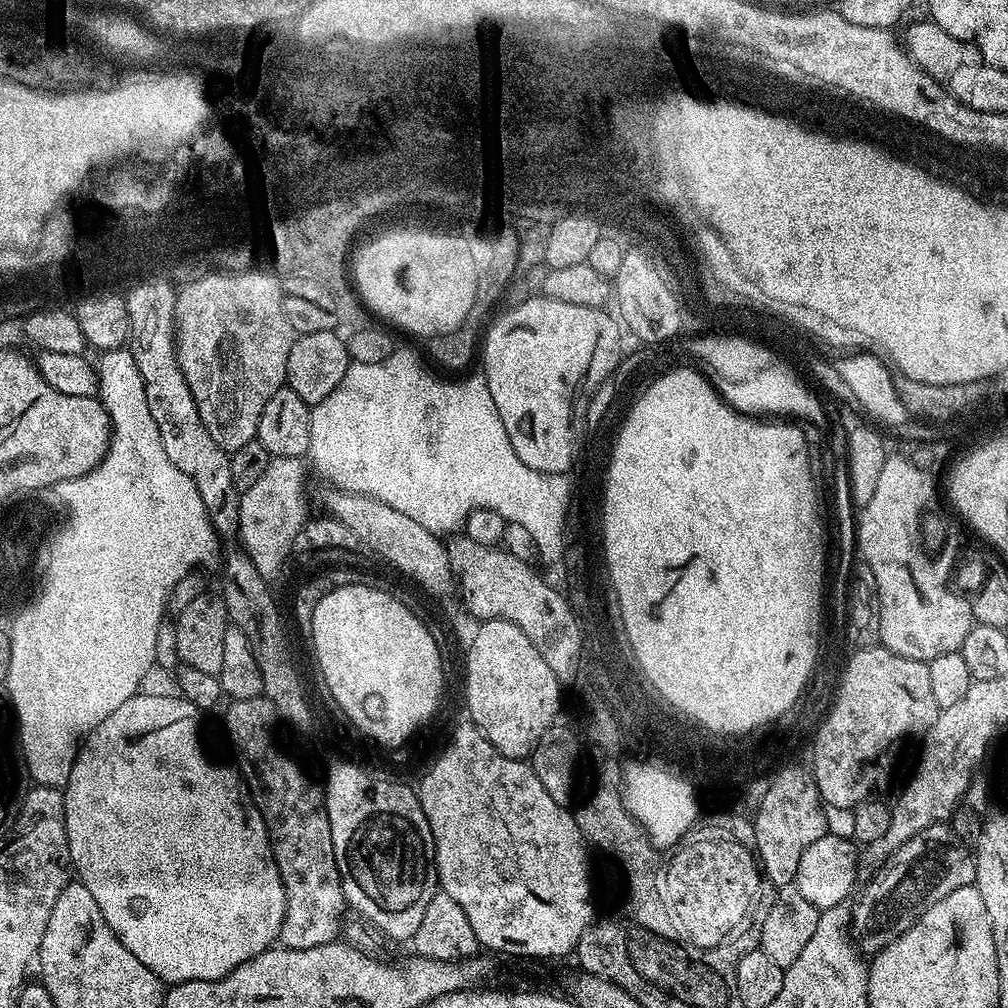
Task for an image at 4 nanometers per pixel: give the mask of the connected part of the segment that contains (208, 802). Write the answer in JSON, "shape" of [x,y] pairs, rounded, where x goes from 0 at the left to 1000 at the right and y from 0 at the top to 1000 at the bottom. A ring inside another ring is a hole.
{"shape":[[[130,690],[87,729],[75,748],[67,777],[62,783],[65,831],[74,872],[83,877],[89,887],[93,887],[93,895],[97,895],[97,903],[101,903],[101,911],[105,911],[109,923],[113,923],[117,935],[121,935],[121,938],[125,938],[125,942],[129,942],[129,946],[133,946],[145,962],[152,964],[167,978],[189,972],[215,972],[228,966],[275,936],[284,907],[284,887],[276,859],[270,850],[270,834],[266,832],[262,810],[255,804],[239,767],[231,759],[230,763],[226,758],[213,758],[206,751],[202,743],[202,714],[198,710],[201,710],[199,703],[192,701],[182,690]]]}

